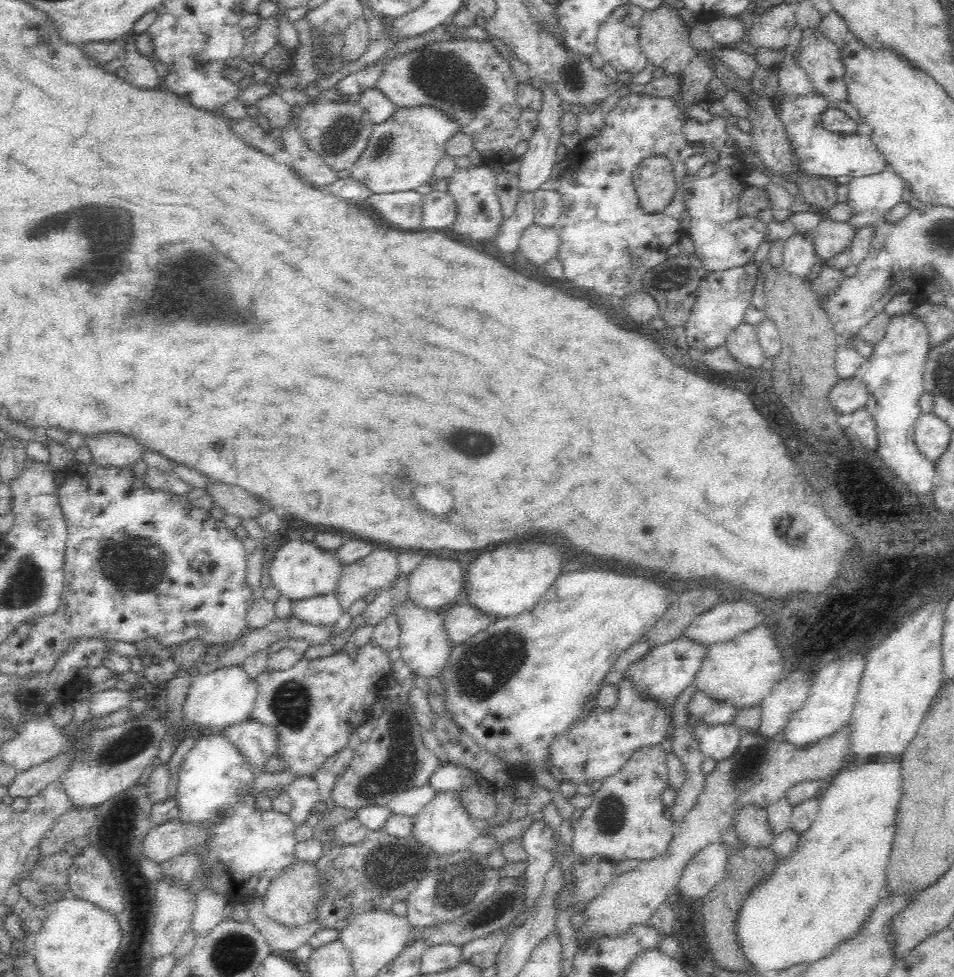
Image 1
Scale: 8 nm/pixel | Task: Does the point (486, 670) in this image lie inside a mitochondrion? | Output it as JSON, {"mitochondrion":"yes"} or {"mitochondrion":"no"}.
{"mitochondrion":"yes"}

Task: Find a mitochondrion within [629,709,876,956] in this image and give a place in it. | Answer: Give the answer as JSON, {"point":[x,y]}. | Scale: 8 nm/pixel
{"point":[752,759]}

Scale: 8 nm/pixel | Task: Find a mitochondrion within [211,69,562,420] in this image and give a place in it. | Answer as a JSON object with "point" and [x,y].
{"point":[383,147]}

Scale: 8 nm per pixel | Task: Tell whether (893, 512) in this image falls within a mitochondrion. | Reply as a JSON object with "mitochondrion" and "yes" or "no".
{"mitochondrion":"no"}

